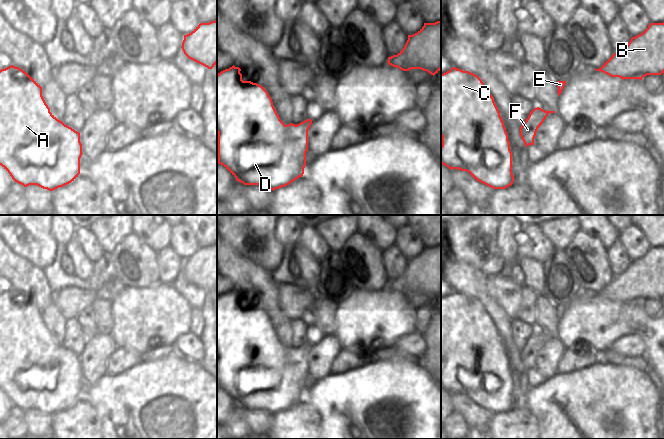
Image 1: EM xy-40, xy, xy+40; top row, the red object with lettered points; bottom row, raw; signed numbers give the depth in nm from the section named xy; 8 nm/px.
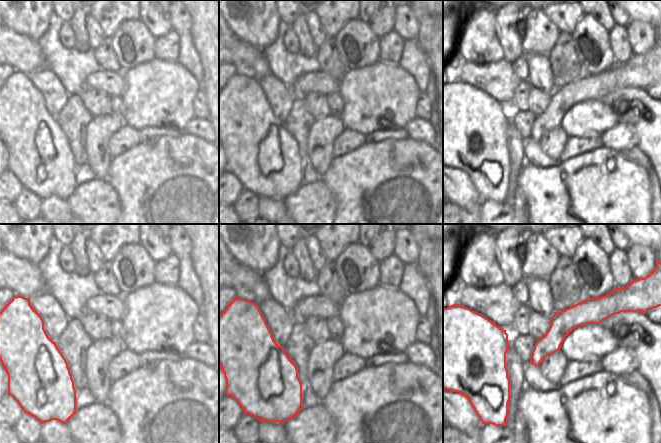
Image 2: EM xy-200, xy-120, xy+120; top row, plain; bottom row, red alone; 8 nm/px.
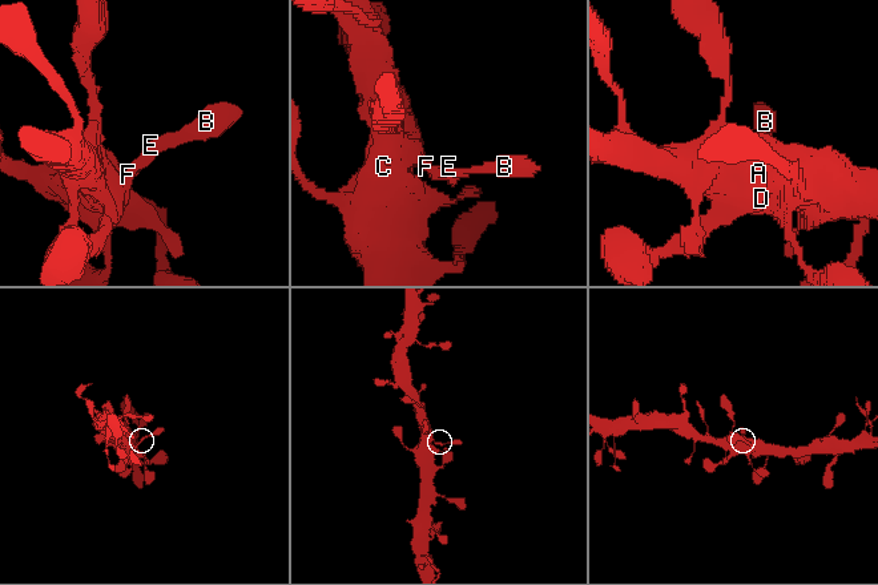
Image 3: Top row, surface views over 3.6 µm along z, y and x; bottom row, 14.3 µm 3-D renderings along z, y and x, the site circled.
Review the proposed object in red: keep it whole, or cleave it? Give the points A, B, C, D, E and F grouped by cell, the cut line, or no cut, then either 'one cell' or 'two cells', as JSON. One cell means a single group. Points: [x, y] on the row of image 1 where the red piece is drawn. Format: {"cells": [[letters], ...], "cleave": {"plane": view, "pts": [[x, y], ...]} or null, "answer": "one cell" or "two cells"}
{"cells": [["A", "B", "C", "D", "E", "F"]], "cleave": null, "answer": "one cell"}

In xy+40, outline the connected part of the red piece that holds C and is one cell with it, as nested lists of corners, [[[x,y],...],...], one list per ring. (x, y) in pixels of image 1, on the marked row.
[[[452,67],[441,74],[441,164],[467,171],[477,181],[505,189],[514,182],[508,134],[494,98],[475,74]]]

